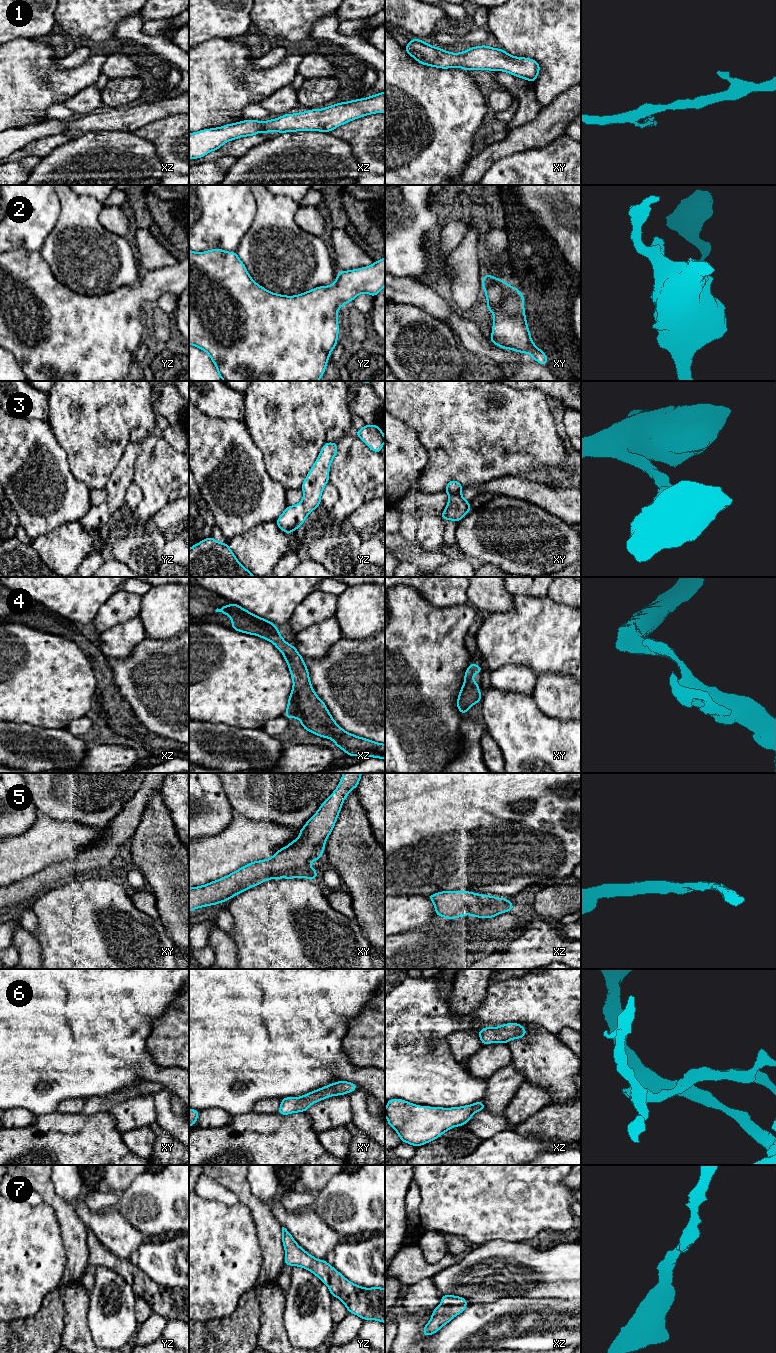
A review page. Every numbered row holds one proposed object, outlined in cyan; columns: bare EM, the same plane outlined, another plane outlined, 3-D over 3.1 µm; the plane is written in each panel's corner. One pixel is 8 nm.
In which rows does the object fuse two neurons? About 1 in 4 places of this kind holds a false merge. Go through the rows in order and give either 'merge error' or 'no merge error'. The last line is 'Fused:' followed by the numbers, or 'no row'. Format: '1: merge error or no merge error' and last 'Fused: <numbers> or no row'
1: no merge error
2: no merge error
3: no merge error
4: no merge error
5: no merge error
6: no merge error
7: no merge error
Fused: no row

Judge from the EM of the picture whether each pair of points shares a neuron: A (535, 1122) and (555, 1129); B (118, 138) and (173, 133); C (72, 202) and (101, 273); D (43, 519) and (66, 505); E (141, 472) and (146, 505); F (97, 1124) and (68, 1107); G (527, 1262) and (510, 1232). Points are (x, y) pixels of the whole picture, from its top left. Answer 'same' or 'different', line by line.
A: same
B: different
C: same
D: same
E: same
F: different
G: different

